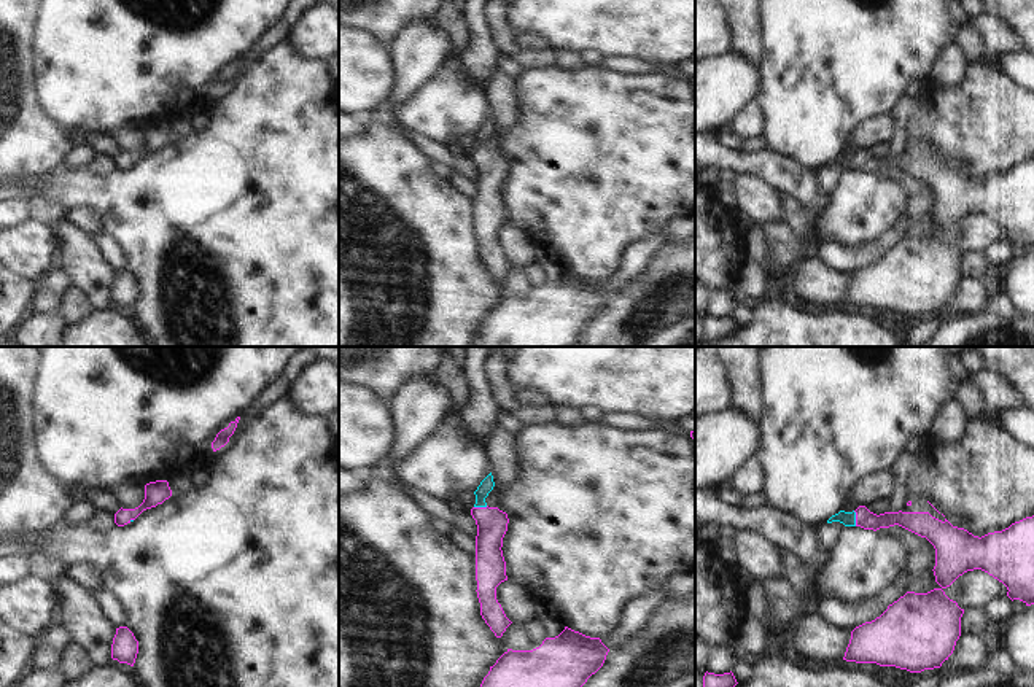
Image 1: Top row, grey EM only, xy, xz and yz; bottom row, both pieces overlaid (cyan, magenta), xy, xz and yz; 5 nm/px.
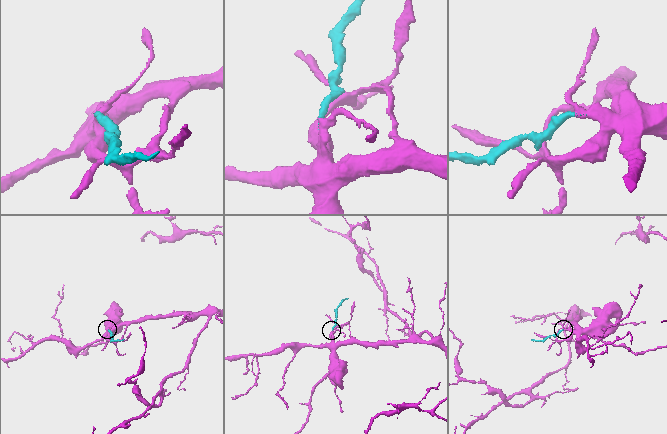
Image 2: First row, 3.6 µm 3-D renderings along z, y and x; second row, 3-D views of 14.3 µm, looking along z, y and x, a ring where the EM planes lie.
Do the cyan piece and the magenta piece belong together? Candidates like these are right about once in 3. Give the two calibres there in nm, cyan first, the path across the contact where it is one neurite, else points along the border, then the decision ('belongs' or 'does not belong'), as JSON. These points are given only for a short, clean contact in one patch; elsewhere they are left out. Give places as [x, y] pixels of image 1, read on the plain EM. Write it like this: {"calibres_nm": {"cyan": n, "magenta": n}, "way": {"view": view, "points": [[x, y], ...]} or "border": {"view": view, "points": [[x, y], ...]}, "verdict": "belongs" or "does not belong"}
{"calibres_nm": {"cyan": 80, "magenta": 90}, "way": {"view": "yz", "points": [[848, 163], [855, 163], [864, 163]]}, "verdict": "belongs"}

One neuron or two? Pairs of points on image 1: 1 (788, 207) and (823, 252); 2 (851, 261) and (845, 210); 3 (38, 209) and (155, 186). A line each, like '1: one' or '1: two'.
1: two
2: two
3: two

